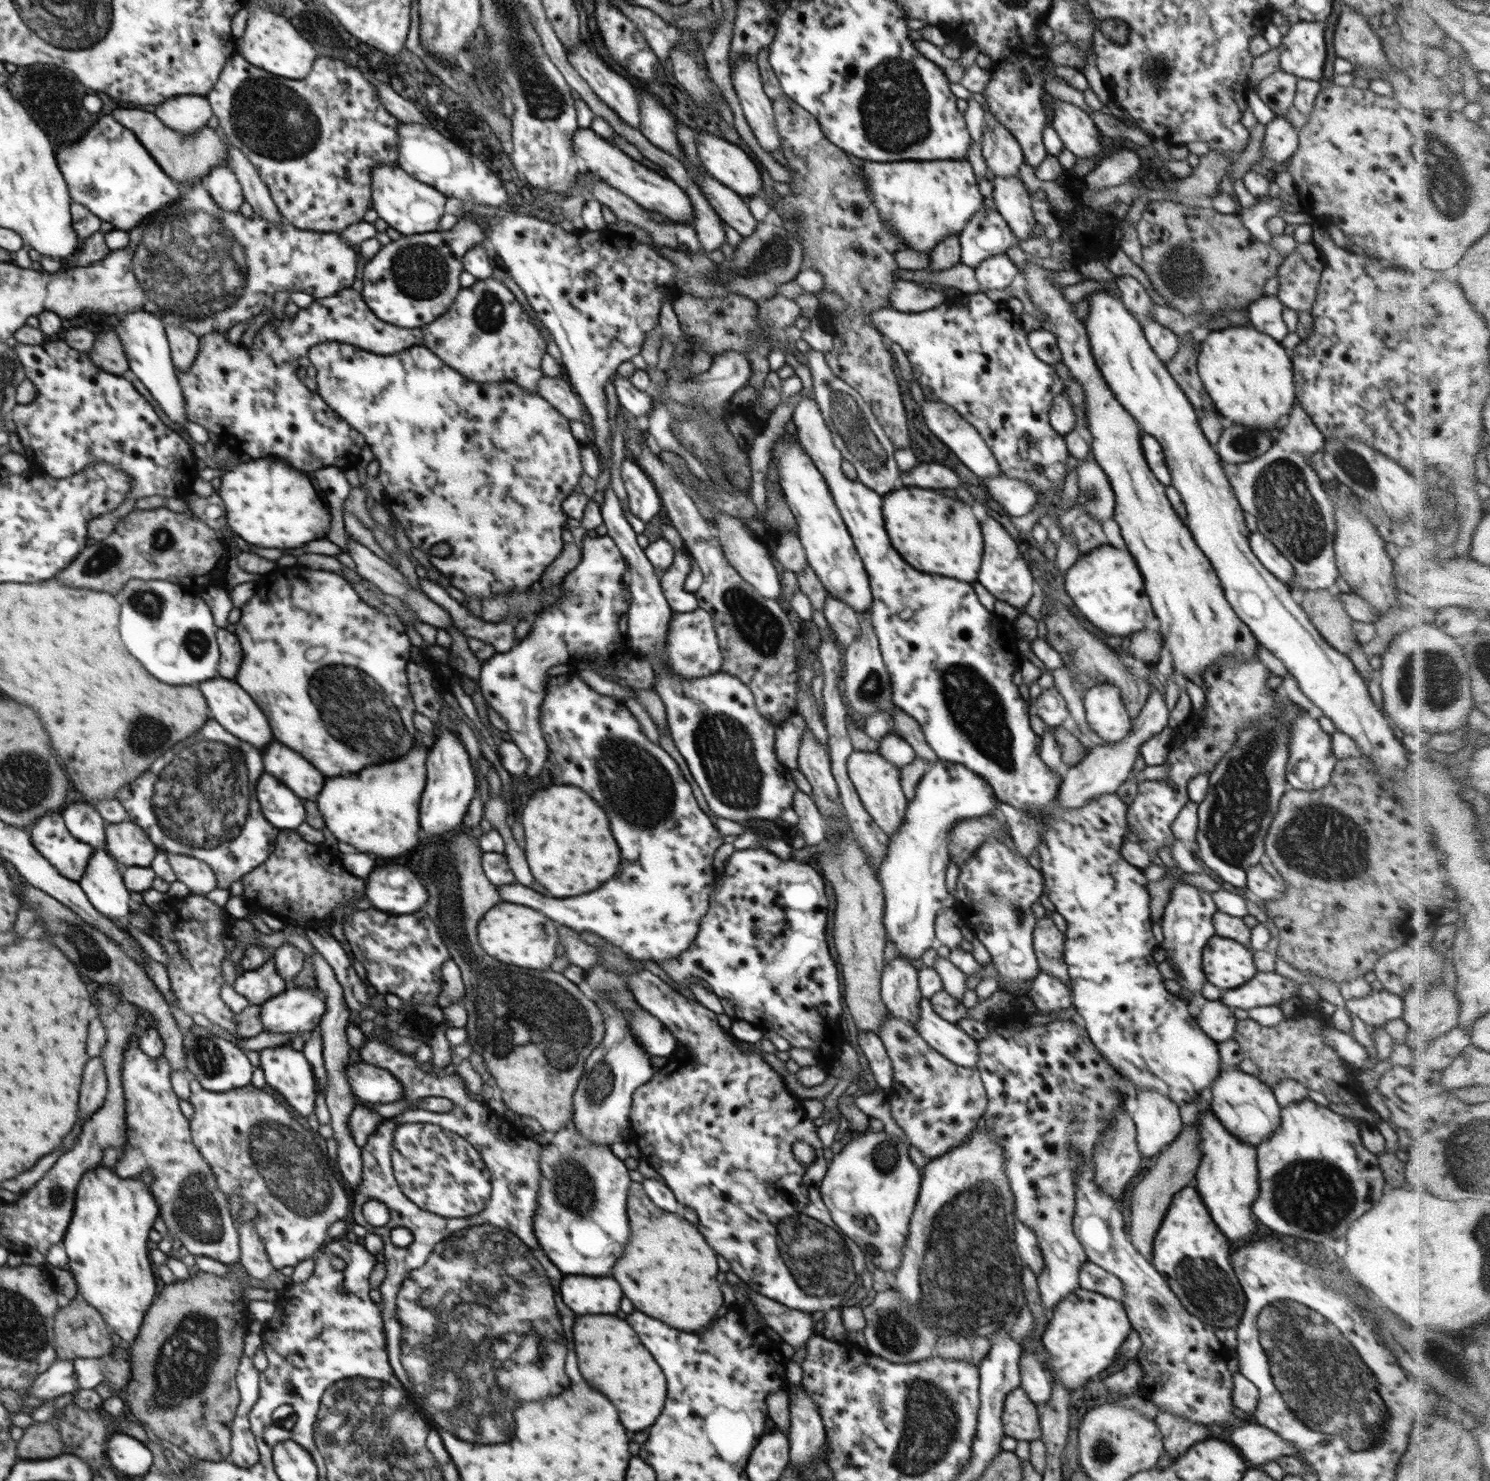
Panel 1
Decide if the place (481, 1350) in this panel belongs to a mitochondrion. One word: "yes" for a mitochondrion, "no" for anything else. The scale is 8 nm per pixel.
yes

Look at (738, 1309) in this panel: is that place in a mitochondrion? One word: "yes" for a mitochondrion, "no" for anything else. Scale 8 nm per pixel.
no

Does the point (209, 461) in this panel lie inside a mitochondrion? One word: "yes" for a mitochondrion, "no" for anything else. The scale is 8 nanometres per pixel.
no

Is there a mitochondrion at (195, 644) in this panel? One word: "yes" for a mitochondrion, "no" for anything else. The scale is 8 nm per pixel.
yes

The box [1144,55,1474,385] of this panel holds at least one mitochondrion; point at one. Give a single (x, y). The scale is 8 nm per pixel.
(1449, 201)

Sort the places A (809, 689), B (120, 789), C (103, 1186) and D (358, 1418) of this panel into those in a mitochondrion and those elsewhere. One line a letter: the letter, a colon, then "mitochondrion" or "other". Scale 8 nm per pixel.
A: other
B: other
C: other
D: mitochondrion

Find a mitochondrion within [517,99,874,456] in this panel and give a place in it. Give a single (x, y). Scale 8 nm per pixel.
(702, 278)

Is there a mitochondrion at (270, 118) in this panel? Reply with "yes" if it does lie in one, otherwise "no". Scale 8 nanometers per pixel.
yes

